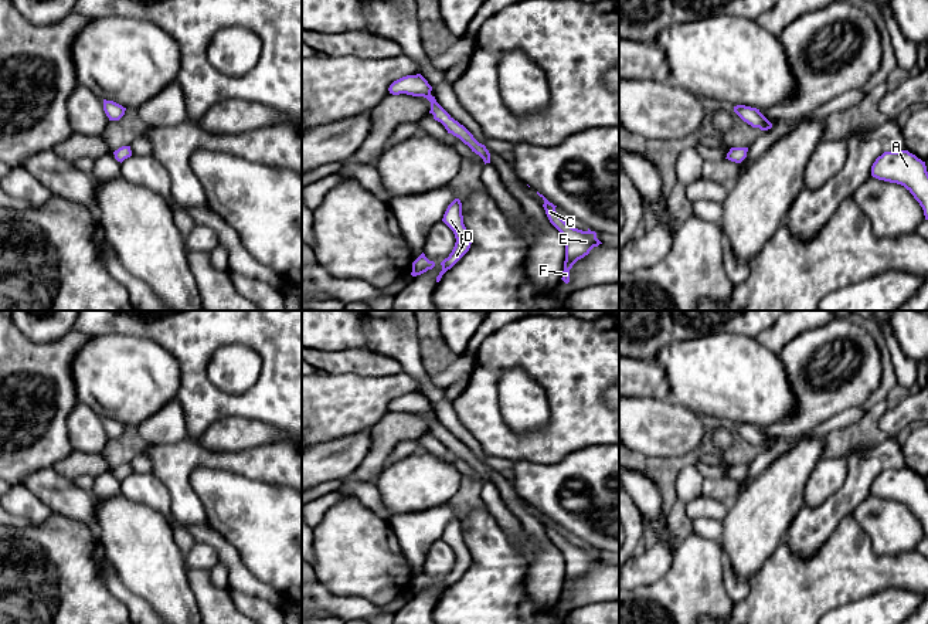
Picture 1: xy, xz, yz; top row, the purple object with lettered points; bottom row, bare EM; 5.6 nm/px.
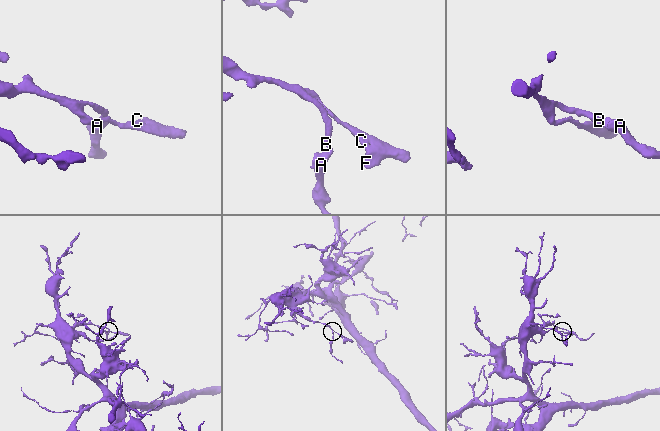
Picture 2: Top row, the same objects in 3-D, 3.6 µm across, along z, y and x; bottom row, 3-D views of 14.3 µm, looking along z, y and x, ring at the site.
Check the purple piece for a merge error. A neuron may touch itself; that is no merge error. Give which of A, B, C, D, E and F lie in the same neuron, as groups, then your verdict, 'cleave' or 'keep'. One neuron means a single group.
groups A B D / C E F; cleave

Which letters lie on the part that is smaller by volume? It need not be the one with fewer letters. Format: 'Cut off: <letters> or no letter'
Cut off: C, E, F

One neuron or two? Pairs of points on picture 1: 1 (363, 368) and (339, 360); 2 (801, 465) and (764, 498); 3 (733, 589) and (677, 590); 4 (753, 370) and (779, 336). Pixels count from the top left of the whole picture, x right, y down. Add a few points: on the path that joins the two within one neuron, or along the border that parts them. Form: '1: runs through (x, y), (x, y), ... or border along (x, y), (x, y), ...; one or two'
1: runs through (357, 362), (344, 360); one
2: runs through (792, 472), (772, 492); one
3: border along (724, 559), (723, 583), (733, 603); two
4: border along (757, 338), (778, 355); two

